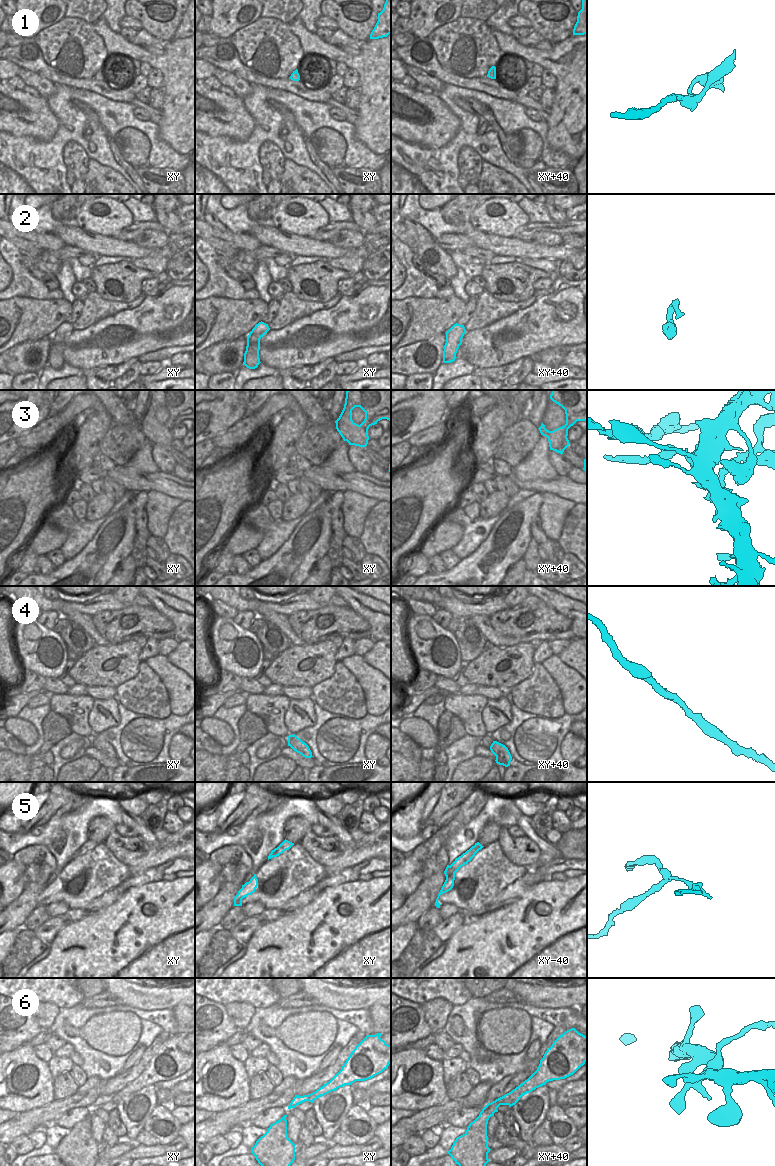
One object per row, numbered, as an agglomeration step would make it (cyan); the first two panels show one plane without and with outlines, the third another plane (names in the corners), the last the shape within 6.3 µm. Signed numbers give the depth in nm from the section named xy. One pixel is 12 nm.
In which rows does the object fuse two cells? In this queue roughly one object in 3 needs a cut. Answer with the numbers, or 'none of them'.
3, 5

